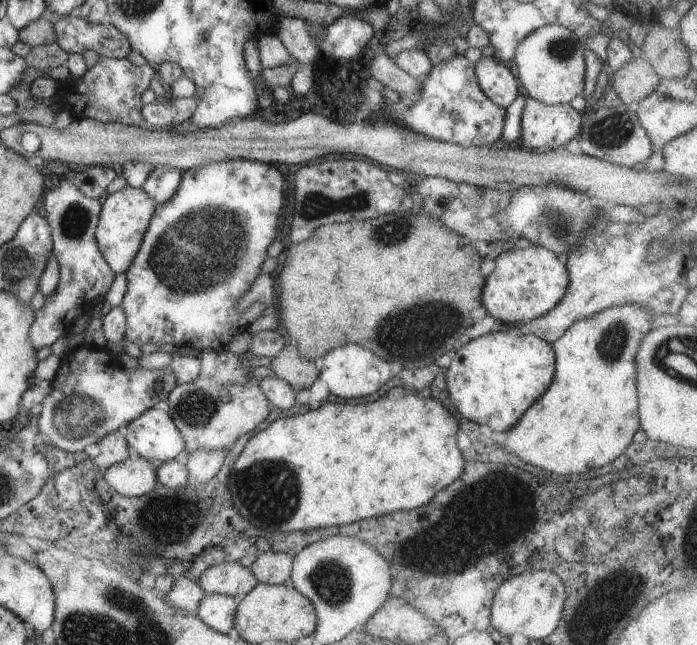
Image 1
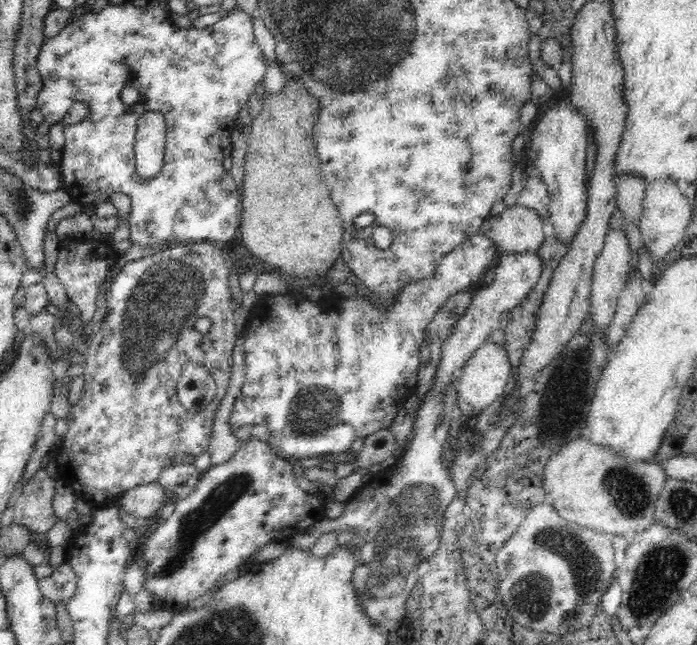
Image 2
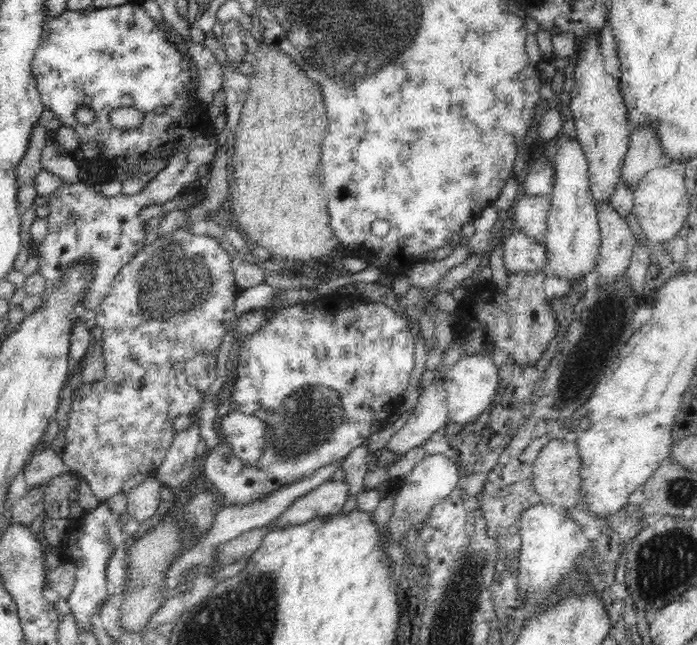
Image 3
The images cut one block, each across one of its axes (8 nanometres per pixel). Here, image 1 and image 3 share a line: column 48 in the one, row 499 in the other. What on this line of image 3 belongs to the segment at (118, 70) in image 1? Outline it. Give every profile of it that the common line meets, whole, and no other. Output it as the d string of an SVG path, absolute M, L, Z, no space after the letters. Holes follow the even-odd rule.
M180 228L172 233L161 236L152 244L144 246L125 264L114 277L110 286L108 296L95 309L97 313L96 324L102 327L102 352L105 358L104 377L97 382L82 383L74 390L71 409L69 410L67 427L65 428L66 446L61 458L69 467L69 473L77 478L84 478L90 485L96 498L104 501L122 491L122 486L133 476L140 473L154 472L162 464L166 453L171 450L174 436L177 431L174 429L174 418L182 414L190 414L194 408L205 402L205 395L202 395L195 387L188 384L185 364L194 358L198 352L214 352L222 344L222 338L232 326L234 318L235 301L242 289L235 283L234 271L231 265L231 257L226 250L222 249L216 239L205 235L195 236L190 230Z

